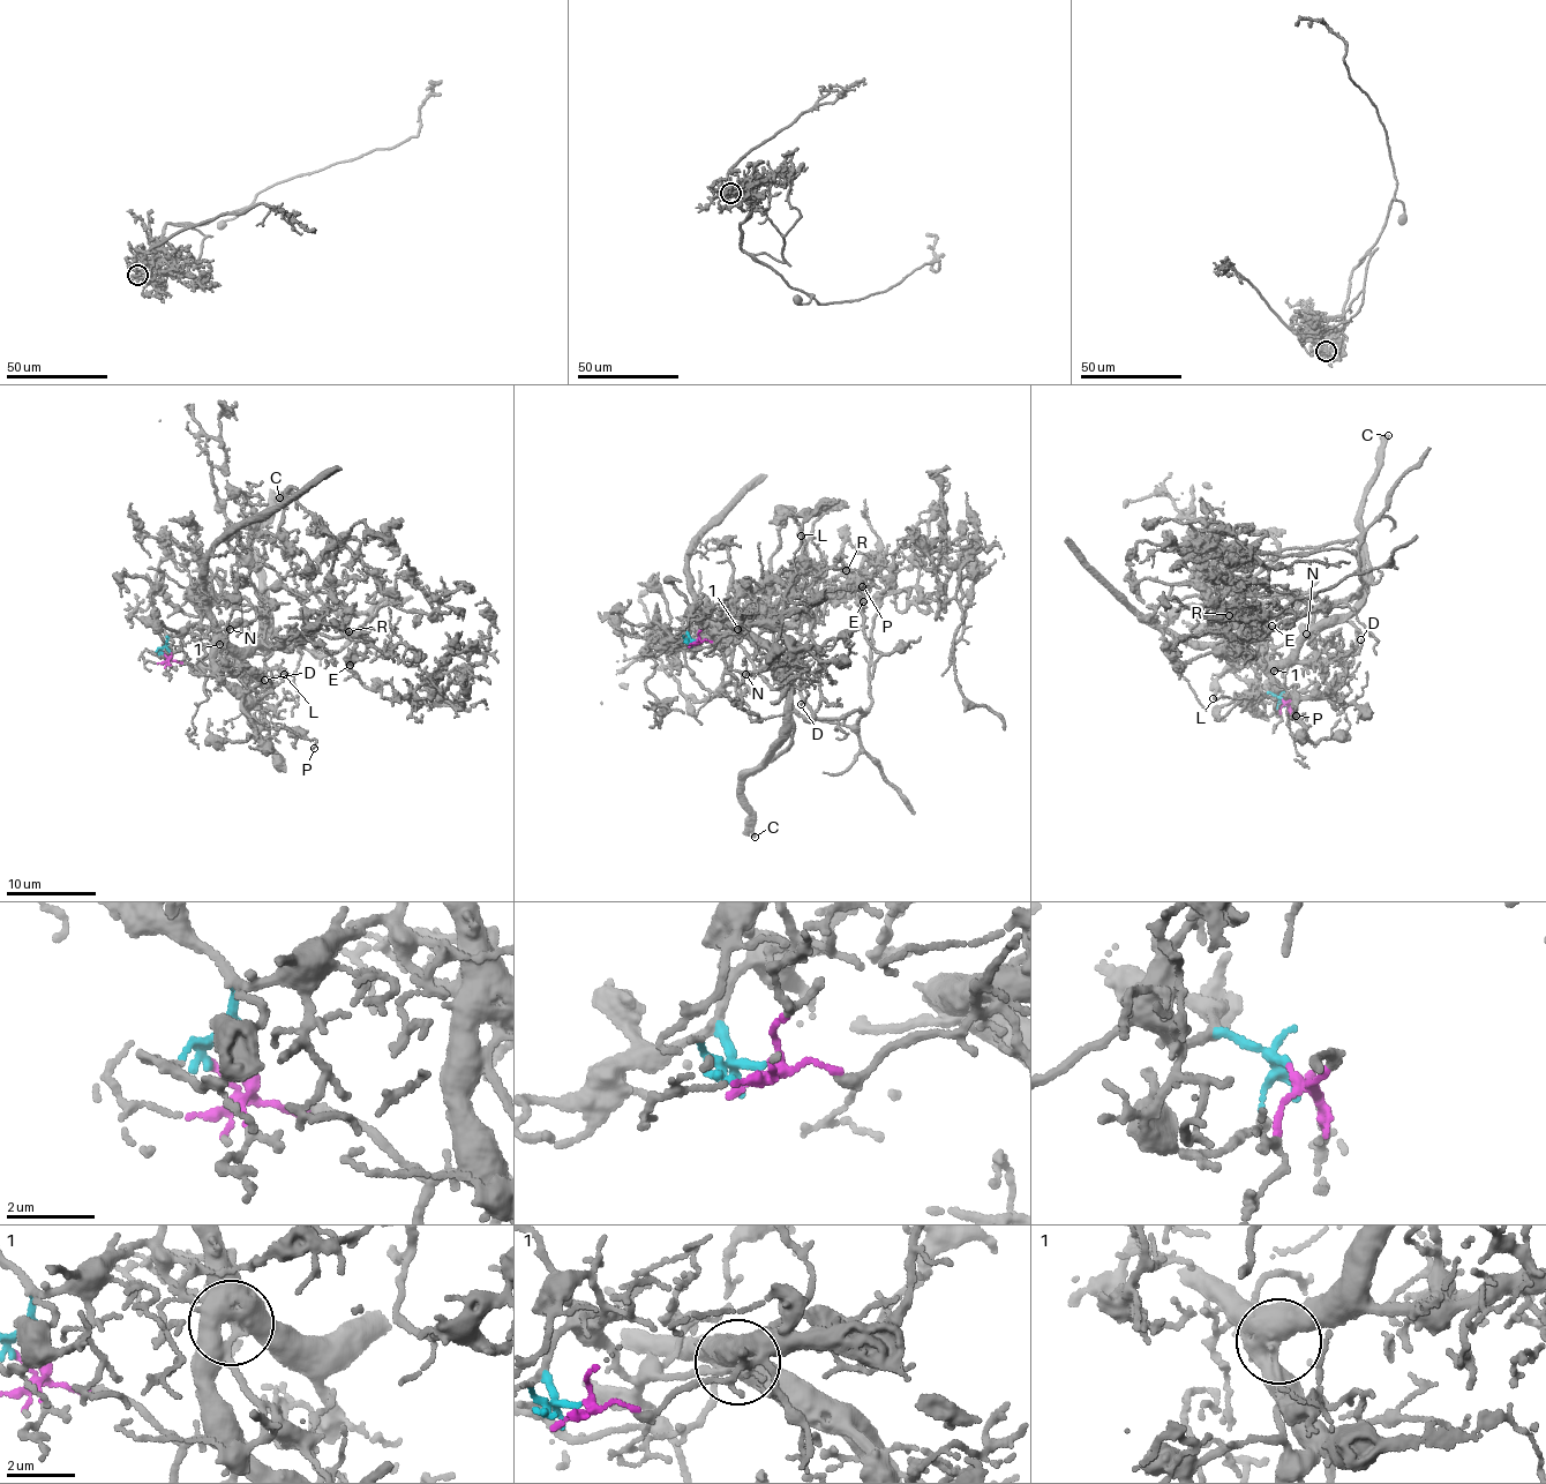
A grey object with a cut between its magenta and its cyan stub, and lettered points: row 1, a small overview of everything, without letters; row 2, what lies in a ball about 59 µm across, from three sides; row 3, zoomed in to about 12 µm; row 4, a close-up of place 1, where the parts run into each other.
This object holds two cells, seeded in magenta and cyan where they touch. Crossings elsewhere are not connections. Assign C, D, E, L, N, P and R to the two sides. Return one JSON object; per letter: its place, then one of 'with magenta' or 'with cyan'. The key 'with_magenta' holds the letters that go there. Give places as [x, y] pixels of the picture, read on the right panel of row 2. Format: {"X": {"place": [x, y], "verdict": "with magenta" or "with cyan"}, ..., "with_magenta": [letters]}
{"C": {"place": [1388, 435], "verdict": "with magenta"}, "D": {"place": [1360, 639], "verdict": "with magenta"}, "E": {"place": [1271, 626], "verdict": "with cyan"}, "L": {"place": [1213, 698], "verdict": "with magenta"}, "N": {"place": [1306, 634], "verdict": "with magenta"}, "P": {"place": [1296, 716], "verdict": "with magenta"}, "R": {"place": [1229, 615], "verdict": "with cyan"}, "with_magenta": ["C", "D", "L", "N", "P"]}

